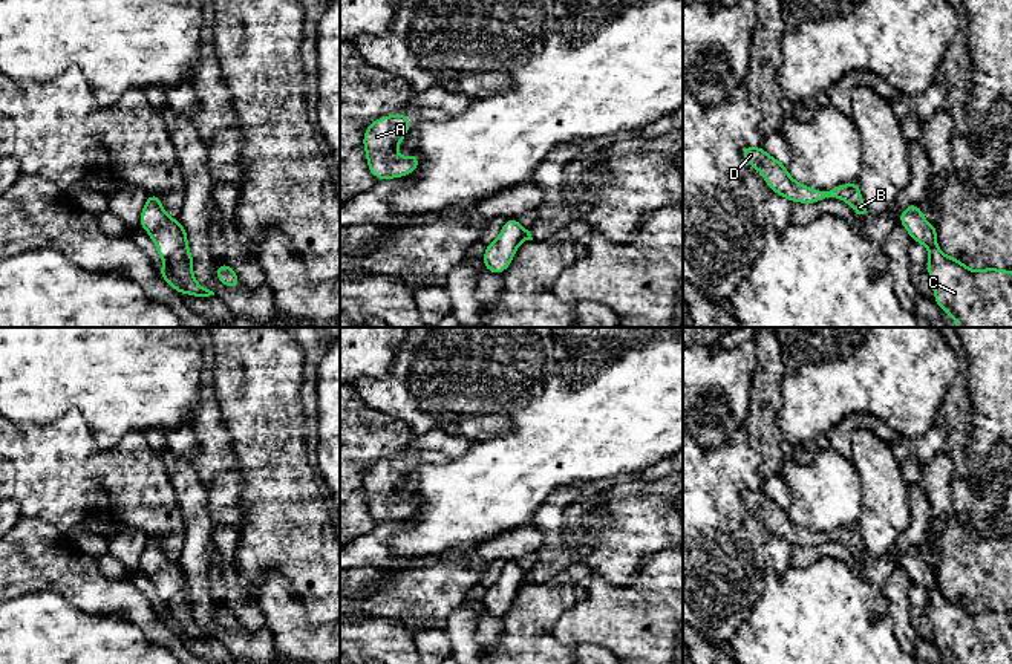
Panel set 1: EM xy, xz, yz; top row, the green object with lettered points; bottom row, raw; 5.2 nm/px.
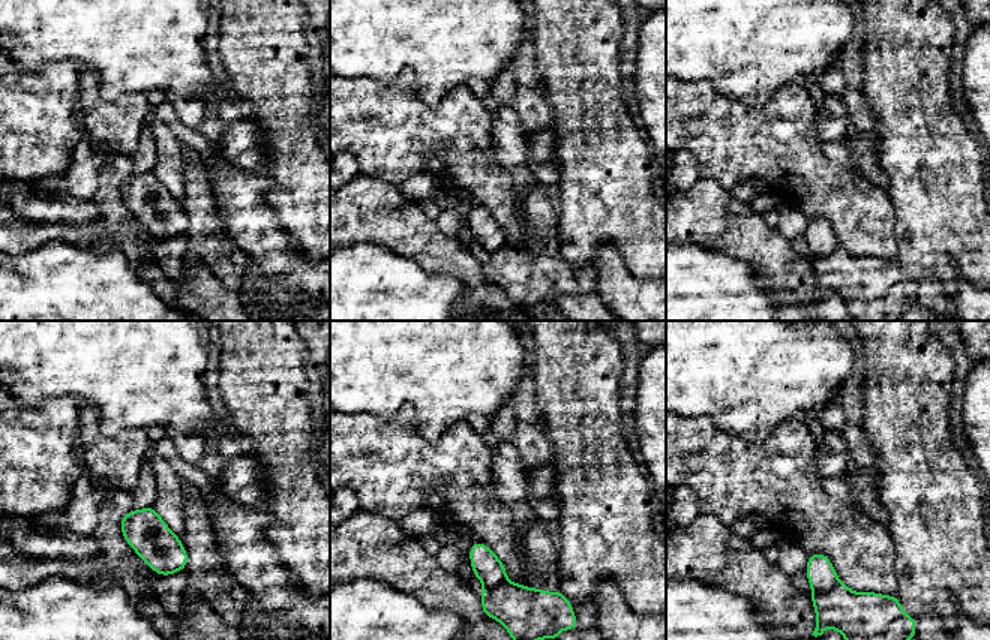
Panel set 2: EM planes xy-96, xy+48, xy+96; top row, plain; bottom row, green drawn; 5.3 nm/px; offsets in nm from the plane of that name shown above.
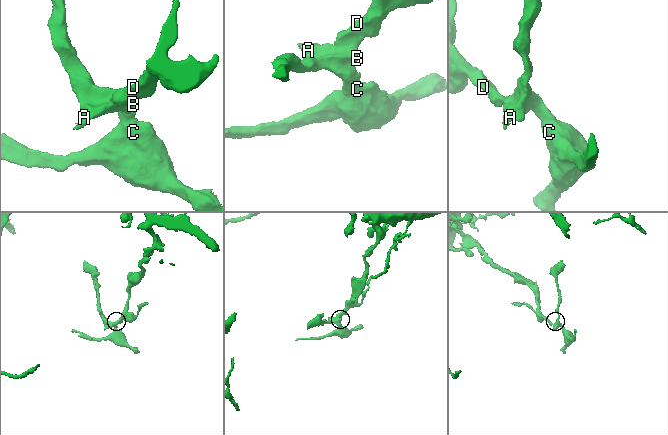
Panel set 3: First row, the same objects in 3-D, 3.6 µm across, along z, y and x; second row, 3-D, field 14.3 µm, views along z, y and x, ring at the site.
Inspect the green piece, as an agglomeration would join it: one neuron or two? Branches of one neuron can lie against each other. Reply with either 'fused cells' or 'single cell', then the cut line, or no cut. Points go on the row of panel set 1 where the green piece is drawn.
fused cells | xy (186, 244), (164, 259)

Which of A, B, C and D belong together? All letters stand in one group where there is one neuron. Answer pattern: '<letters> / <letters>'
A B D / C

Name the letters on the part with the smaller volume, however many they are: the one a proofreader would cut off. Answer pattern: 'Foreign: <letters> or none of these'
Foreign: C

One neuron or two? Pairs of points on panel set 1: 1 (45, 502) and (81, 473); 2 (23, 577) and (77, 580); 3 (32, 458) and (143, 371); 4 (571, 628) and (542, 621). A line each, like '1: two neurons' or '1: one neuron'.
1: one neuron
2: one neuron
3: two neurons
4: two neurons

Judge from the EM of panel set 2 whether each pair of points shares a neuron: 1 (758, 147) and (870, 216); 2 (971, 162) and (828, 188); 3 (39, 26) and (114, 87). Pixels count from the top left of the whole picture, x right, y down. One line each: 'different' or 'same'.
1: same
2: different
3: same

